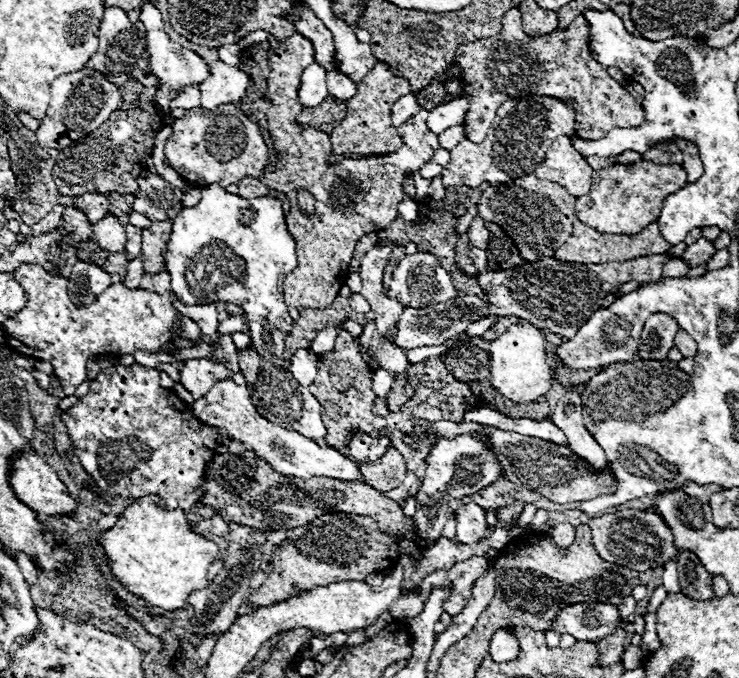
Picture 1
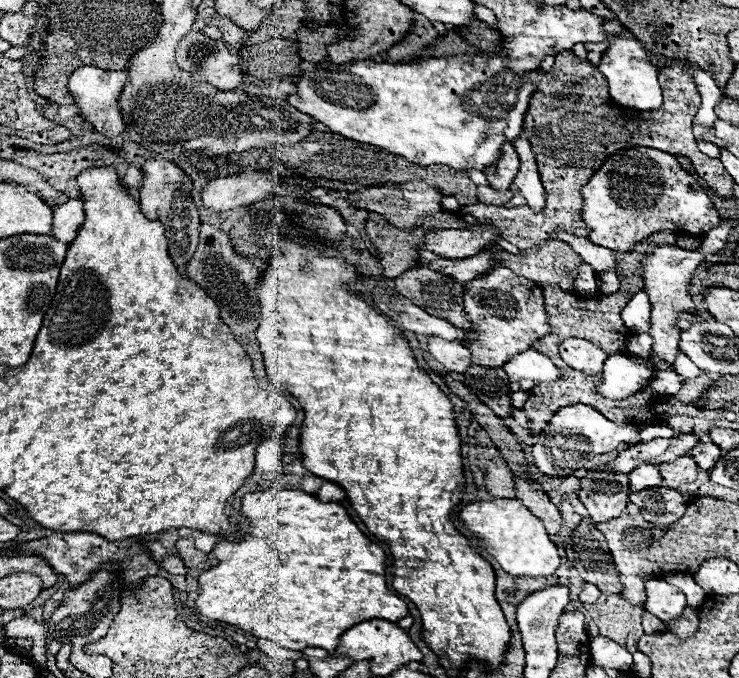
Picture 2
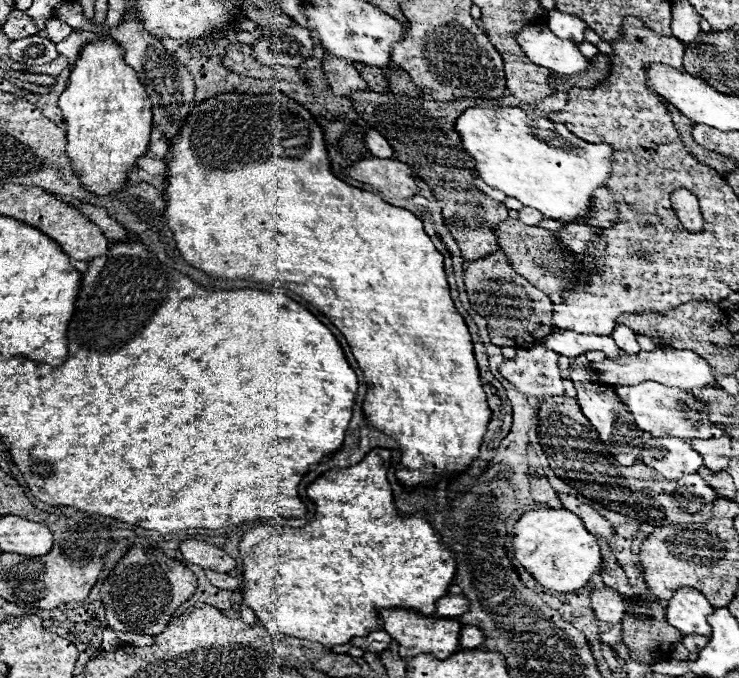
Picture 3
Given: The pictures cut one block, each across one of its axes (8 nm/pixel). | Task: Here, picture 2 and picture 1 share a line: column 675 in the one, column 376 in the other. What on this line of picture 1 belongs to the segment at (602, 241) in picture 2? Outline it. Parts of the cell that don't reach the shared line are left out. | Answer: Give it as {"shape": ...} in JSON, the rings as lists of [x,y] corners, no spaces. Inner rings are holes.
{"shape":[[[302,34],[286,38],[270,56],[270,76],[266,96],[270,100],[268,130],[278,152],[278,164],[274,172],[260,176],[260,182],[272,190],[284,192],[290,200],[290,212],[286,216],[288,232],[296,240],[298,266],[284,280],[284,300],[294,308],[326,308],[338,296],[338,290],[348,278],[348,266],[356,242],[368,234],[388,228],[398,218],[398,204],[404,200],[404,178],[418,172],[432,154],[440,148],[438,136],[430,132],[426,120],[428,110],[420,110],[416,116],[406,120],[398,132],[404,140],[402,148],[382,158],[342,158],[340,162],[328,162],[330,136],[316,128],[300,128],[298,116],[302,112],[298,100],[298,86],[302,70],[314,62],[314,46]],[[308,190],[316,198],[314,214],[302,214],[296,204],[296,192]],[[356,214],[362,216],[362,226],[356,228]]]}

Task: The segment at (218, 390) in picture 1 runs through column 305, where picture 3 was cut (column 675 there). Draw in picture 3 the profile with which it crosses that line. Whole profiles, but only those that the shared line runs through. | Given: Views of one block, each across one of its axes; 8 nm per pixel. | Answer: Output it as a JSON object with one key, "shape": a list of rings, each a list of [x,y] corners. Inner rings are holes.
{"shape":[[[650,436],[642,448],[642,462],[658,470],[662,476],[680,478],[696,472],[702,466],[702,456],[682,438]]]}

